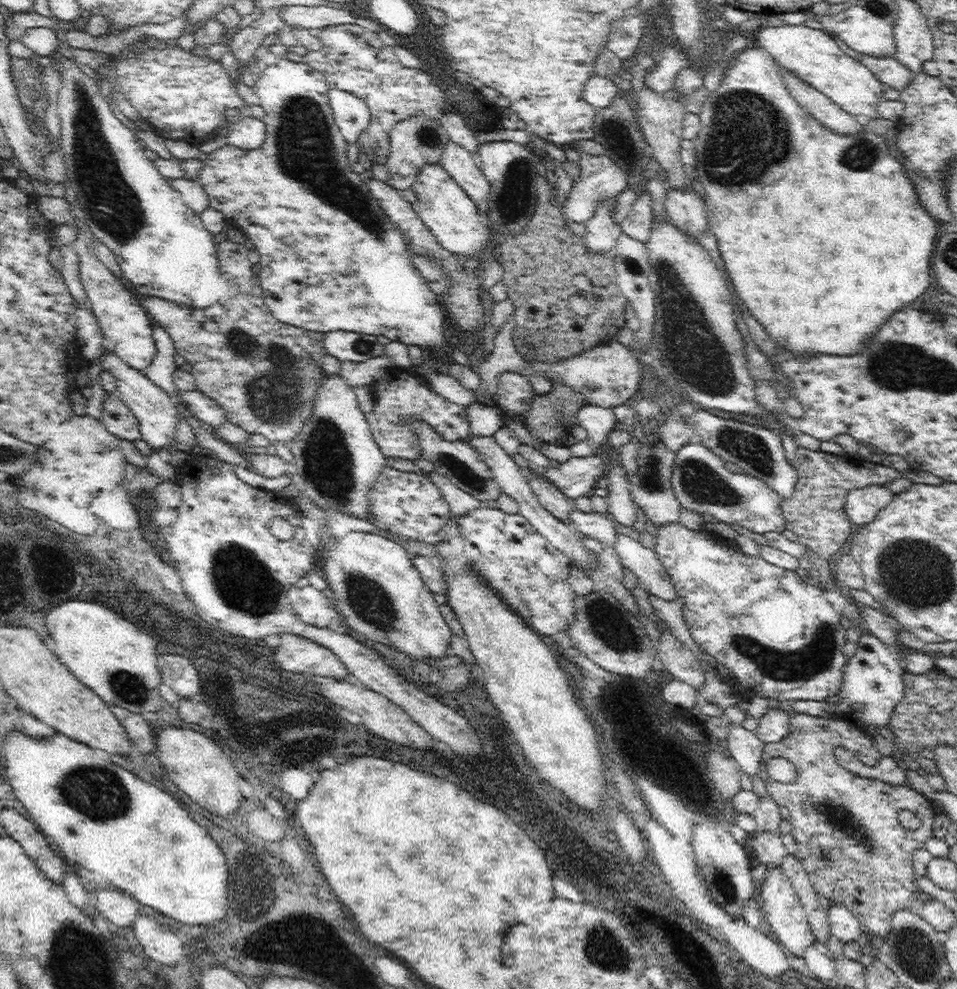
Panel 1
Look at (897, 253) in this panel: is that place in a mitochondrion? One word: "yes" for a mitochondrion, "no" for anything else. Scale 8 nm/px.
no

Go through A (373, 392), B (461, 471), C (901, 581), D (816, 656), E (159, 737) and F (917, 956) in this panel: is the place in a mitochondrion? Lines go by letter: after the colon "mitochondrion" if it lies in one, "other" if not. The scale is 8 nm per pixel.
A: other
B: mitochondrion
C: mitochondrion
D: mitochondrion
E: other
F: mitochondrion

